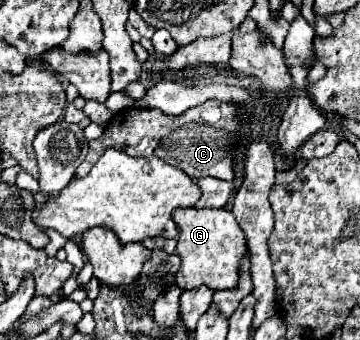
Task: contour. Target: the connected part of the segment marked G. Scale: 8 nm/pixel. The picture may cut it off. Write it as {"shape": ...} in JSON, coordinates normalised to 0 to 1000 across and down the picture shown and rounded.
{"shape":[[[494,612],[483,618],[483,653],[494,659],[494,724],[489,747],[506,759],[489,835],[506,853],[550,847],[572,835],[589,853],[639,853],[661,835],[661,776],[678,759],[689,724],[683,700],[639,618],[544,618]]]}

